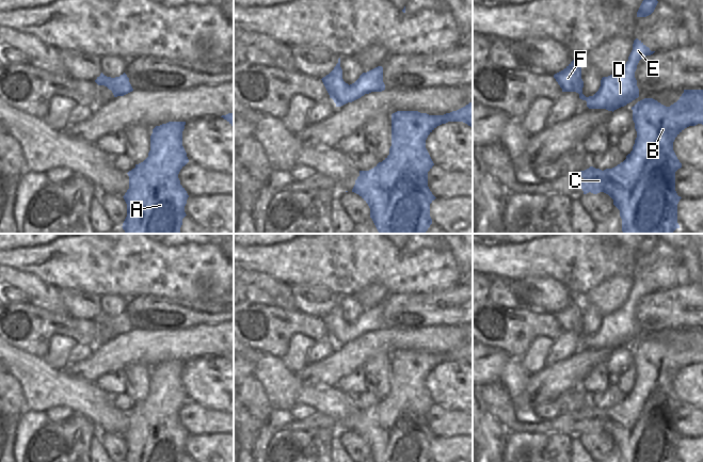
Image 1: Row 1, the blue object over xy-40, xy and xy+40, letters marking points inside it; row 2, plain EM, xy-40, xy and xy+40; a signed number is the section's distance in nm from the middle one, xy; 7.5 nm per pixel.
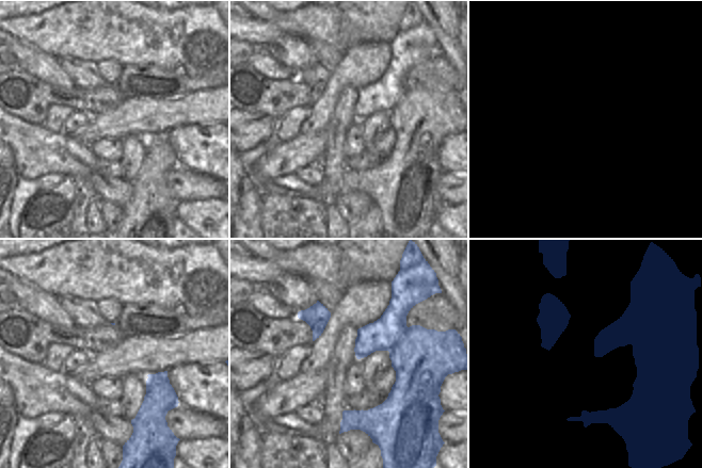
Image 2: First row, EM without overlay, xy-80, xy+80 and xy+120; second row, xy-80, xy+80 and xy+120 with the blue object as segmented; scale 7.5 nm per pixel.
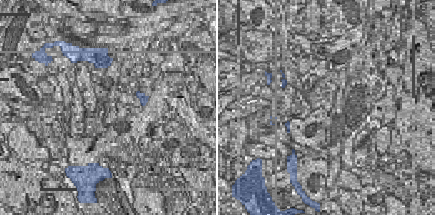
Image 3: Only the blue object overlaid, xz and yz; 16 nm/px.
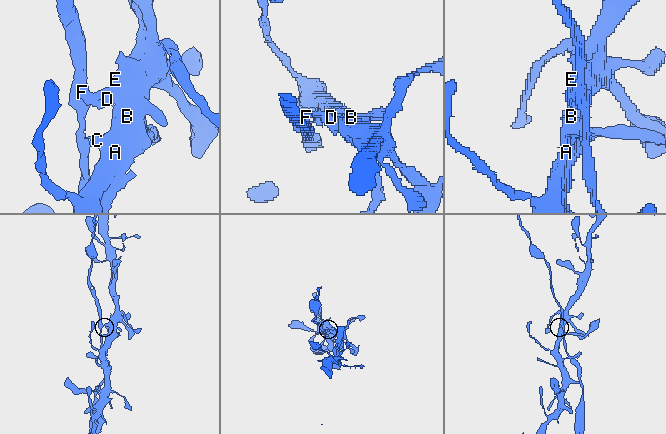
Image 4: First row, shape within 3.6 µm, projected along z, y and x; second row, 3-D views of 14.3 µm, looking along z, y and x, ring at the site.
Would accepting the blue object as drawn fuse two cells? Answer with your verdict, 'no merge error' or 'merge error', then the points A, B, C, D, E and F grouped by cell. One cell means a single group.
merge error | A B C D E / F

